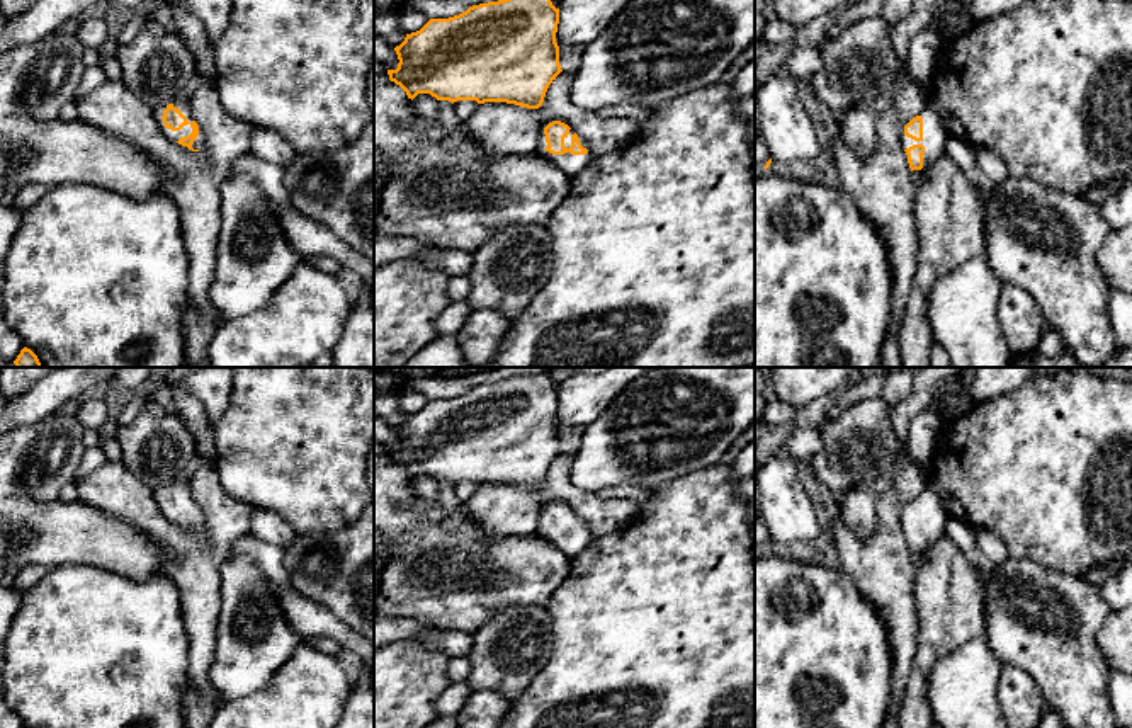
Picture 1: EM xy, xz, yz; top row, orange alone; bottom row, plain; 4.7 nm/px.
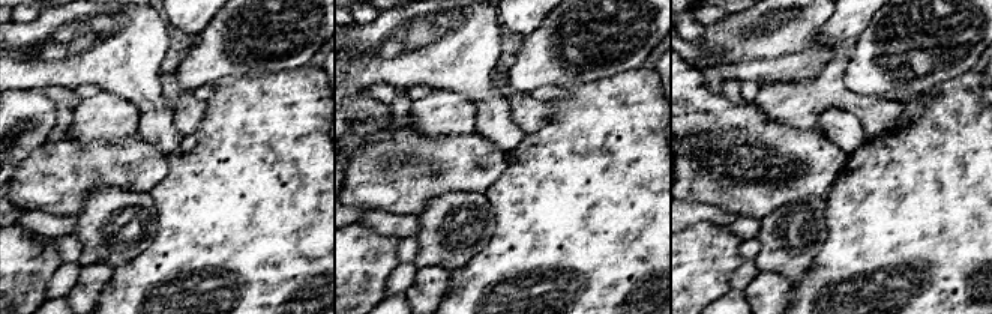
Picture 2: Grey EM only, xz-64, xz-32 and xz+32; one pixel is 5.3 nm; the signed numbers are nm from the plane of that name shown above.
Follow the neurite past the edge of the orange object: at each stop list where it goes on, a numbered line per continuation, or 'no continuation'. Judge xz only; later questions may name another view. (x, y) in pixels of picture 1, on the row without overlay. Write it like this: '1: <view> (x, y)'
1: xz (568, 545)

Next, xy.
1: xy (158, 492)

